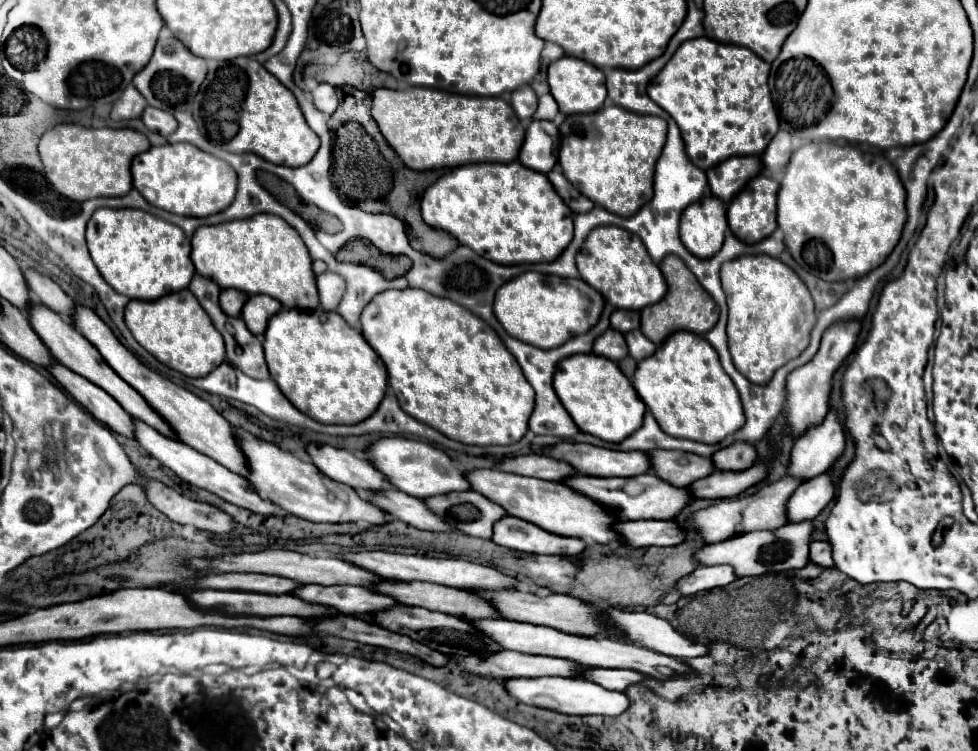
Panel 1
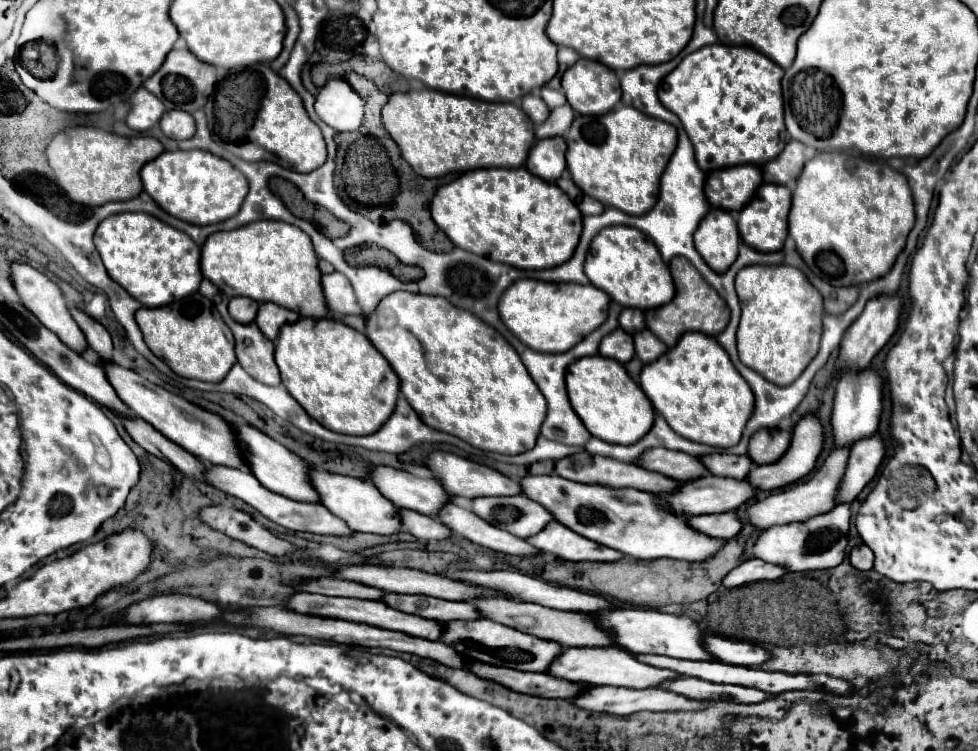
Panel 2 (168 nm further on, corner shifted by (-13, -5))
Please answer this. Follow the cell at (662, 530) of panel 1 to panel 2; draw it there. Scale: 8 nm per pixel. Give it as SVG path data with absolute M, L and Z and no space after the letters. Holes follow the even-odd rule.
M719 513L719 515L701 515L691 517L689 527L697 529L699 533L705 533L707 537L715 539L731 539L741 529L741 521L735 513Z

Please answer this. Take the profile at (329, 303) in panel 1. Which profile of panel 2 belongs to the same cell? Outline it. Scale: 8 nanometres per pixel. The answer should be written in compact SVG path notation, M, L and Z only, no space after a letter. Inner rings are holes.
M335 271L331 275L323 275L321 283L323 283L325 301L335 315L359 315L361 313L353 287L343 273Z

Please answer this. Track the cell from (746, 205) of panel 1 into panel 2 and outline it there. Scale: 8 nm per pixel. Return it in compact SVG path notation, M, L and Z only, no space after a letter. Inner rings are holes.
M763 183L755 197L749 201L749 205L745 205L745 209L741 209L739 215L739 233L741 239L751 245L753 249L761 249L761 251L779 251L787 239L787 217L791 211L791 191L785 189L783 185L773 185L773 183Z

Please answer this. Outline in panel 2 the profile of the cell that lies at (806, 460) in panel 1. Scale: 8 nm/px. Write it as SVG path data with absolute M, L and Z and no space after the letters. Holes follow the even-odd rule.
M859 371L859 373L845 373L845 377L839 379L833 399L833 411L831 411L831 435L833 435L833 447L853 447L857 441L871 437L877 431L879 417L883 409L883 379L875 371Z

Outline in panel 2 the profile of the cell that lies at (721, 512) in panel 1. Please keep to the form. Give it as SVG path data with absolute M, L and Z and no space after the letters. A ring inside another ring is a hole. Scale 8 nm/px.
M835 449L825 463L803 483L795 485L795 487L787 487L785 491L779 491L781 495L769 495L761 501L757 501L755 505L747 507L747 521L755 527L755 529L769 529L773 525L787 525L787 523L801 523L807 521L819 513L825 513L833 507L833 497L837 493L839 481L843 477L845 471L845 461L849 457L849 449Z

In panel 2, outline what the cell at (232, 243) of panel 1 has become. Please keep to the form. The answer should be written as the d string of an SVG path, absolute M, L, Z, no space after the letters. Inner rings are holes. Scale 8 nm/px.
M255 221L249 225L243 225L233 231L219 231L207 237L203 249L201 249L201 271L203 275L213 281L225 295L229 297L249 297L253 301L265 303L273 301L277 305L285 305L287 309L297 311L301 317L333 317L331 309L325 303L323 289L321 289L321 271L317 267L317 255L313 249L313 243L309 235L305 235L301 229L283 223L283 221Z

